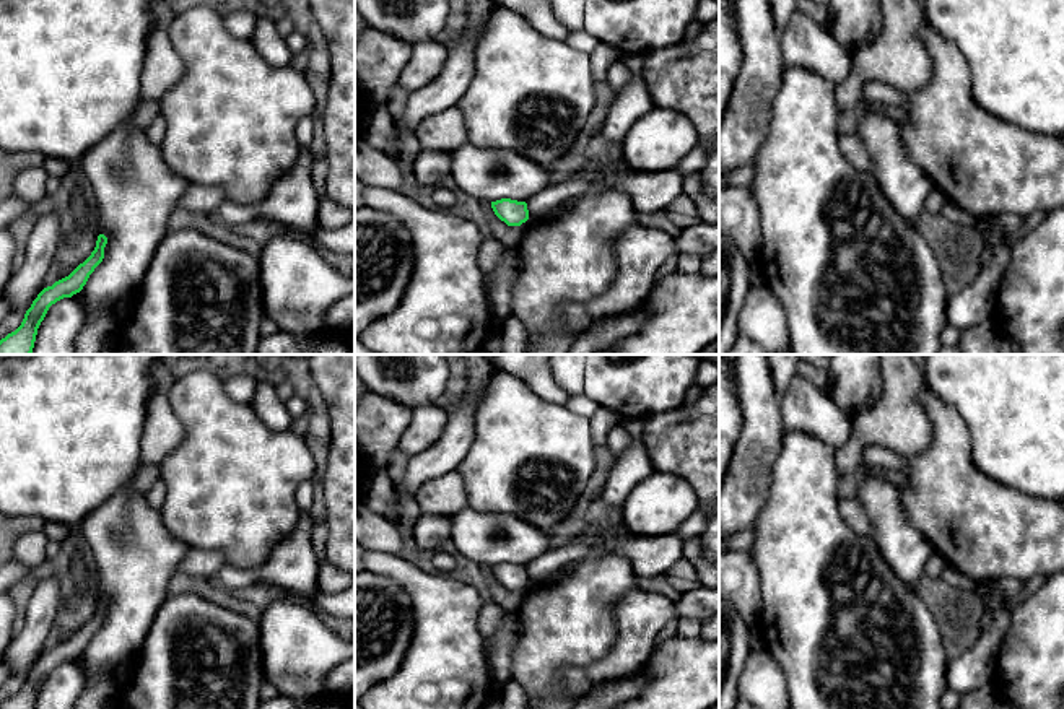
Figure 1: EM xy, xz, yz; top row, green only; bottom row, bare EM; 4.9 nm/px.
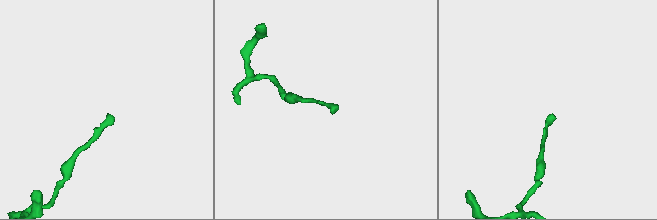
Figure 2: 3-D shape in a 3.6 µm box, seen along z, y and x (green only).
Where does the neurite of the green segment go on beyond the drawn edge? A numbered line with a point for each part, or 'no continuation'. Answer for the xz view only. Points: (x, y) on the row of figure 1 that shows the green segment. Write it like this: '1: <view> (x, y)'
no continuation

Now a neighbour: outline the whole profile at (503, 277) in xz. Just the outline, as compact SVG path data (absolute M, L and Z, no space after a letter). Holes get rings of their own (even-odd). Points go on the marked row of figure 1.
M508 249L499 265L488 275L491 280L490 302L496 320L504 320L511 312L511 286L519 272L517 249Z

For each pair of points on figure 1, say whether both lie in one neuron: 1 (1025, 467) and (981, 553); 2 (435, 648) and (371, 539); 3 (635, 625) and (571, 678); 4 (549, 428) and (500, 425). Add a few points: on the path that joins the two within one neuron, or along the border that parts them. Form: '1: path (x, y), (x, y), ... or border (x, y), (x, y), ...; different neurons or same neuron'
1: border (980, 470), (1025, 495), (1046, 500); different neurons
2: border (371, 548), (399, 556); different neurons
3: path (632, 644), (606, 670), (591, 677); same neuron
4: path (537, 428), (514, 428), (511, 425); same neuron

